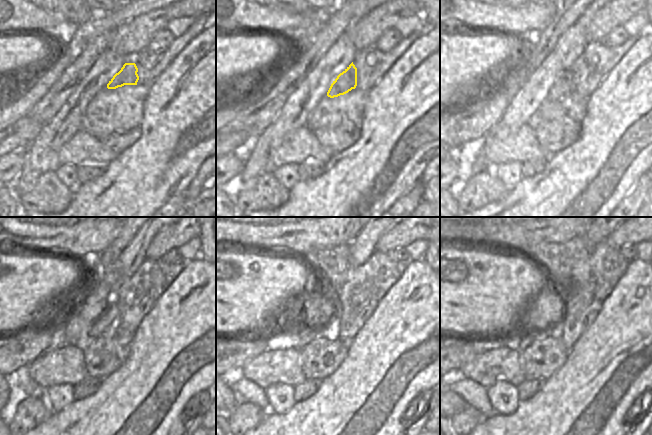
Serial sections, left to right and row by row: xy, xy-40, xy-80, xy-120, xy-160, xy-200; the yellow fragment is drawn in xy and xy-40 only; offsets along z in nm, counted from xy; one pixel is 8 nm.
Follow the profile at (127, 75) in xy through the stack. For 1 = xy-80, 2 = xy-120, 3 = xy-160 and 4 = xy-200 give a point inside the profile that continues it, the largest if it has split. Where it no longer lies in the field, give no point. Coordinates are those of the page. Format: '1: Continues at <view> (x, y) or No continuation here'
1: Continues at xy-80 (564, 86)
2: Continues at xy-120 (112, 312)
3: Continues at xy-160 (299, 342)
4: Continues at xy-200 (520, 341)

